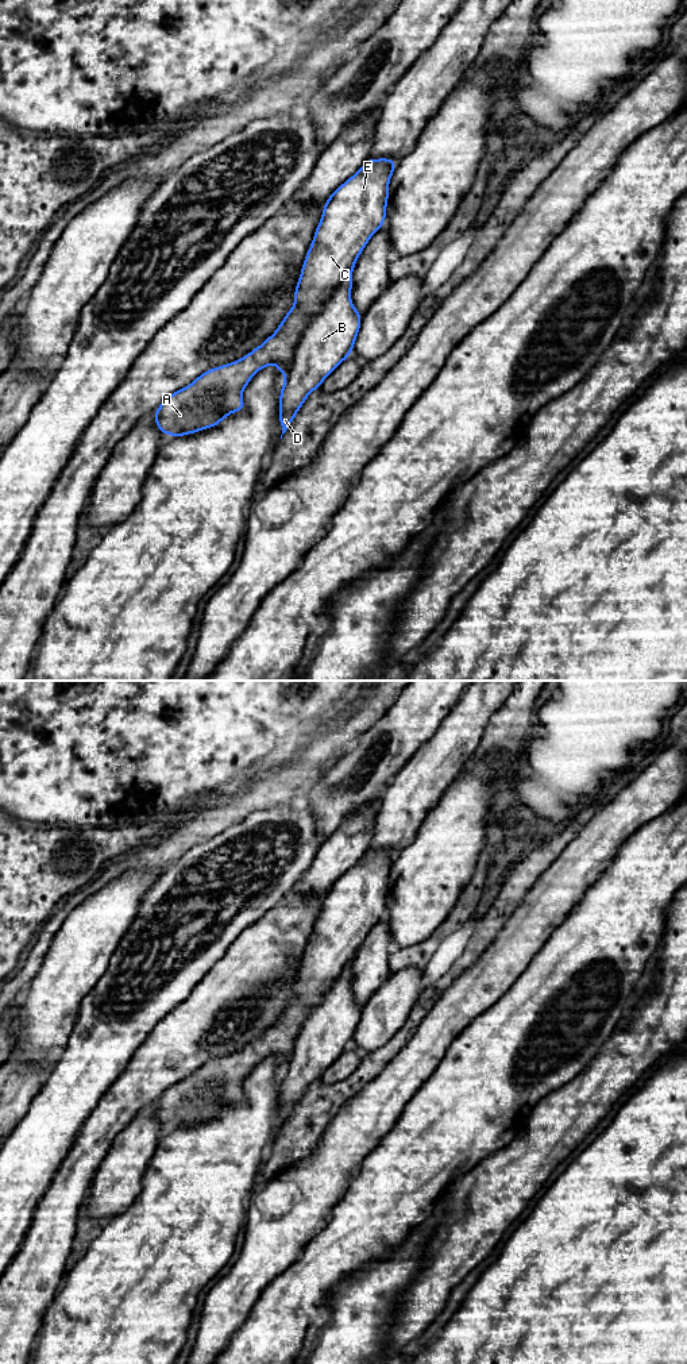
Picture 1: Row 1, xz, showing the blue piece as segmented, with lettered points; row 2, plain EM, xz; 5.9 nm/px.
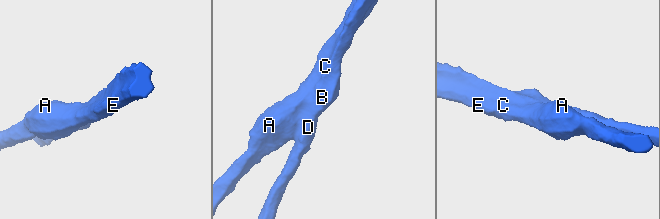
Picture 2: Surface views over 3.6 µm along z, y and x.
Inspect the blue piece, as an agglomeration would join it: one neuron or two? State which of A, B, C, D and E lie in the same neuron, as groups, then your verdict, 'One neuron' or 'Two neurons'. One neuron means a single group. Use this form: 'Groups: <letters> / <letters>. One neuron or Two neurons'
Groups: A B C D E. One neuron

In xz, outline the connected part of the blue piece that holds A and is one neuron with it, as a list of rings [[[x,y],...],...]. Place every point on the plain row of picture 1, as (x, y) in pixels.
[[[367,851],[356,866],[329,887],[302,955],[294,997],[279,1018],[246,1048],[209,1060],[186,1079],[167,1087],[154,1105],[162,1126],[178,1129],[196,1125],[216,1118],[233,1103],[243,1102],[243,1082],[255,1064],[270,1056],[275,1056],[285,1067],[279,1086],[279,1114],[282,1126],[286,1124],[309,1084],[321,1078],[355,1037],[362,1006],[351,993],[352,962],[367,933],[385,916],[389,872],[395,858],[394,851]]]

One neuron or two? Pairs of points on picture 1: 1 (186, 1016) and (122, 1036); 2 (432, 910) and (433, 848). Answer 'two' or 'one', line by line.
1: two
2: one

